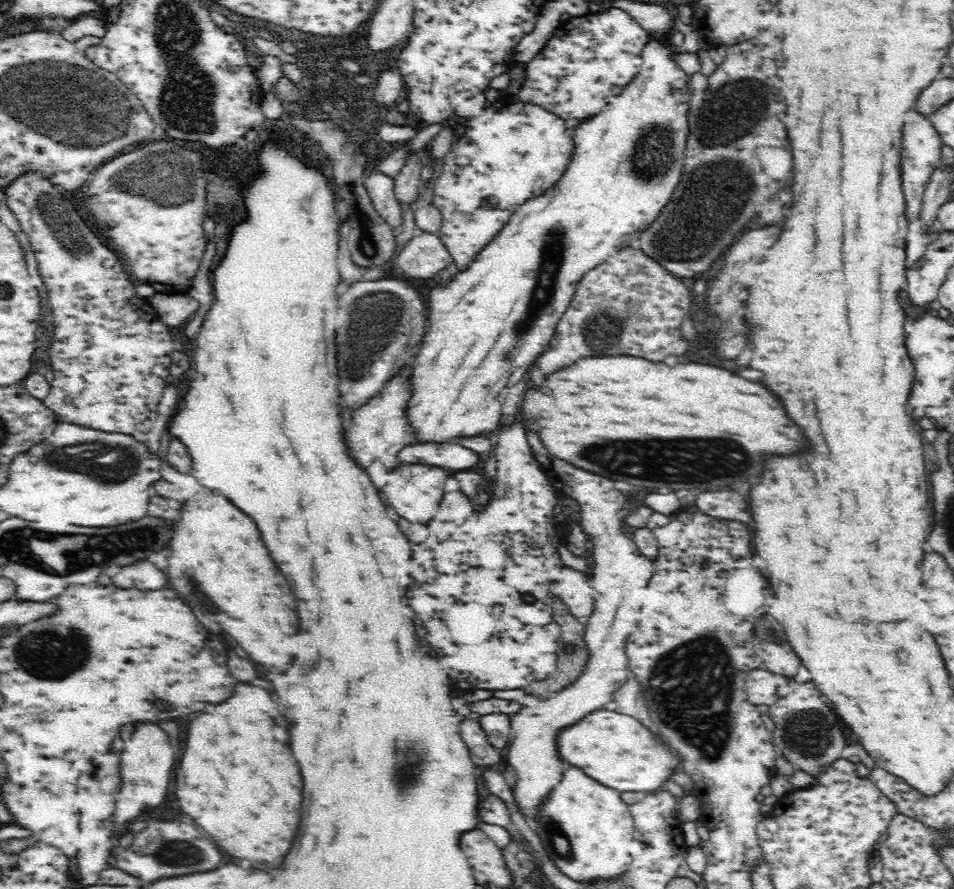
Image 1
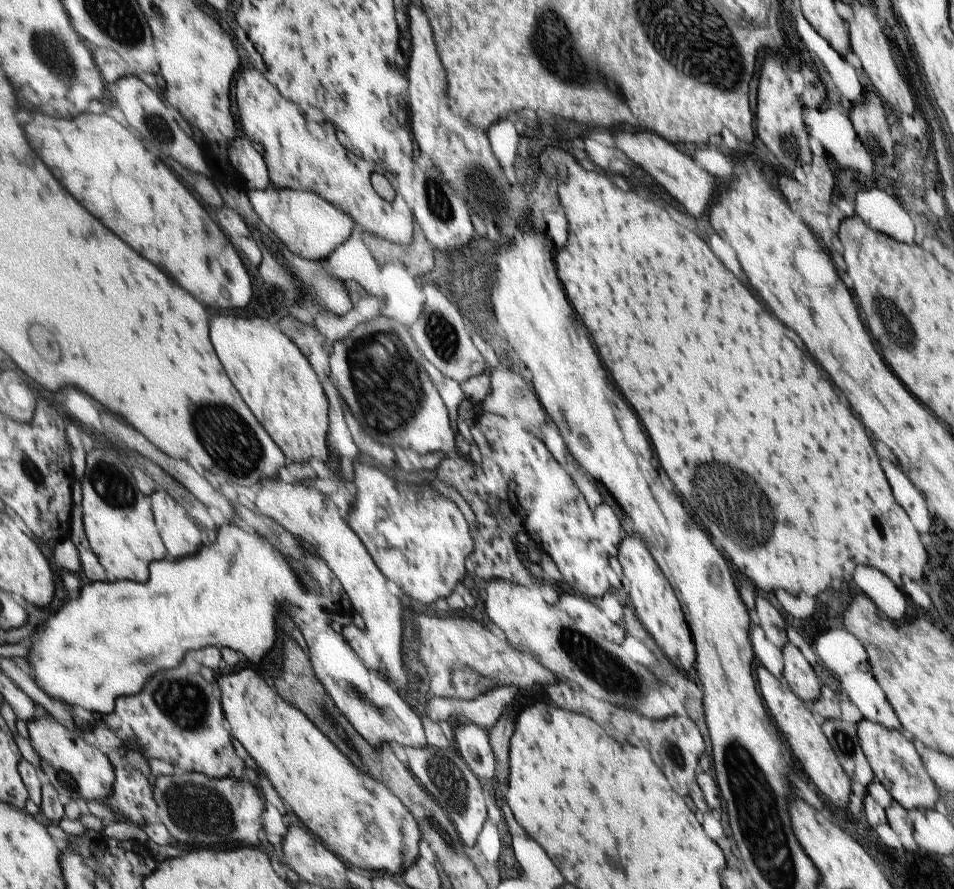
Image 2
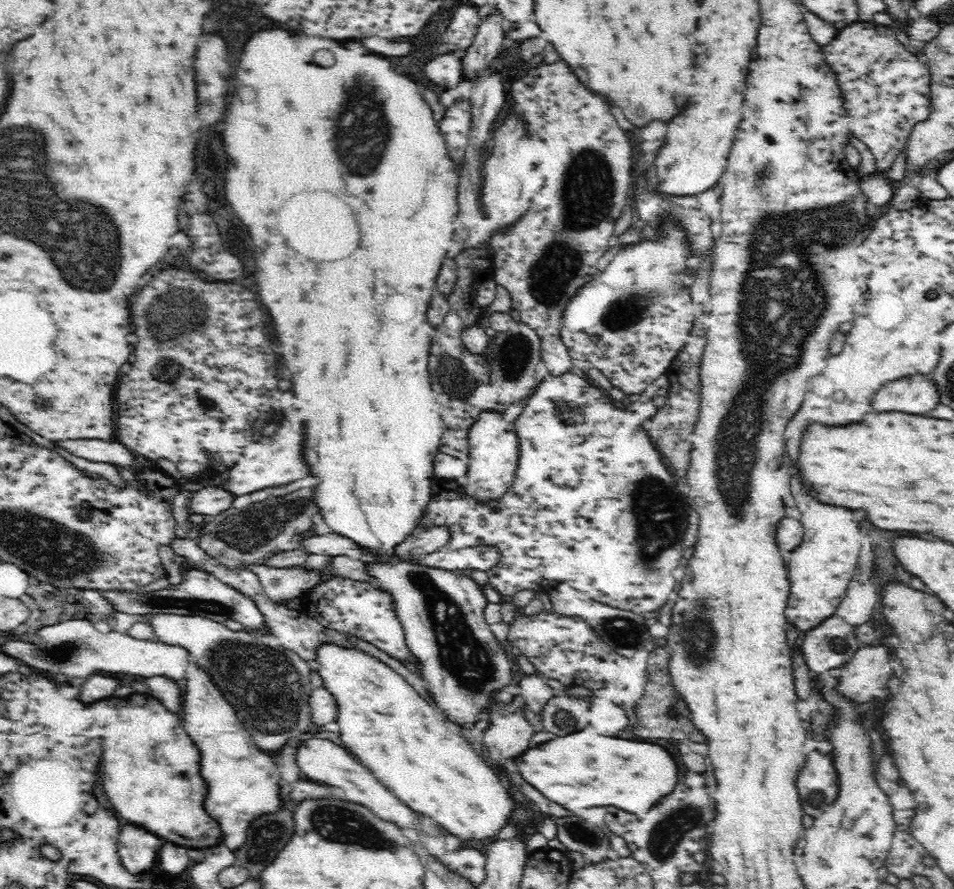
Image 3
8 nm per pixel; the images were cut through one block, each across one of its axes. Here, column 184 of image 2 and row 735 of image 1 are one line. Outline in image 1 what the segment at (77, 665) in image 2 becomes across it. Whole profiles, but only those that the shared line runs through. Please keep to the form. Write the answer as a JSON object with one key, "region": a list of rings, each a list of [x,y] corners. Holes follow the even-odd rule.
{"region":[[[603,708],[589,712],[564,728],[558,734],[557,747],[564,762],[582,769],[594,780],[610,785],[618,792],[645,794],[663,788],[666,778],[680,768],[681,762],[678,752],[670,744],[662,742],[636,718]]]}

